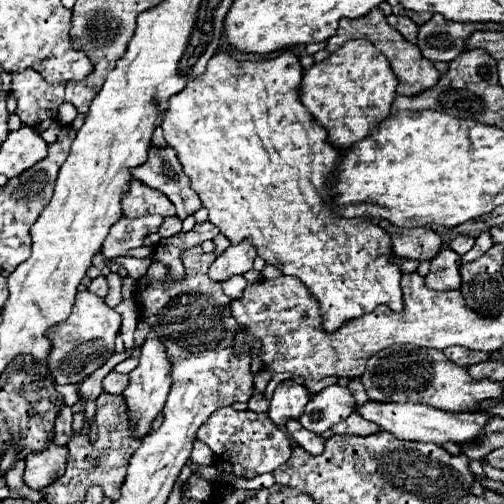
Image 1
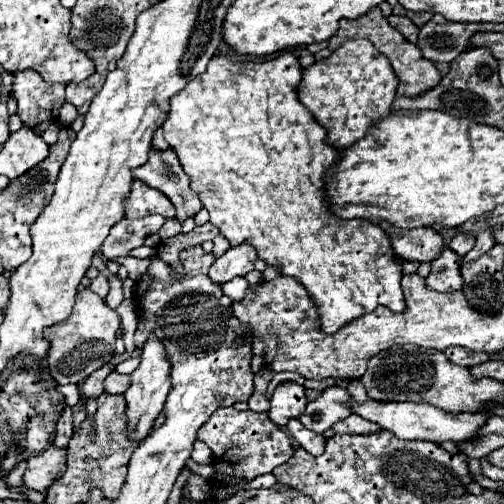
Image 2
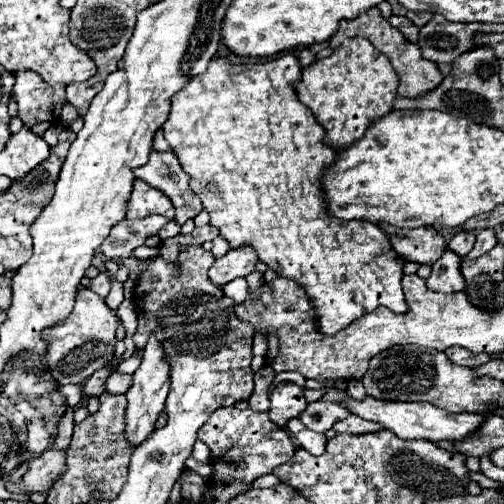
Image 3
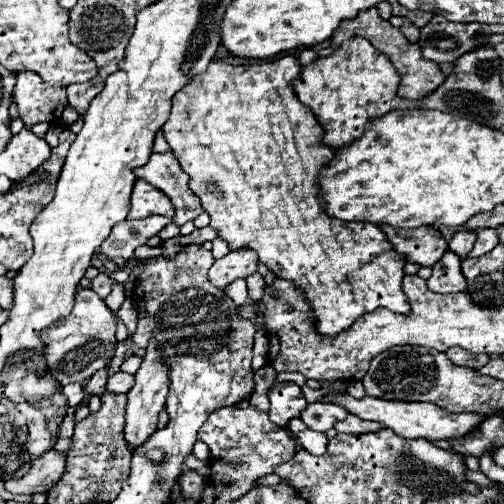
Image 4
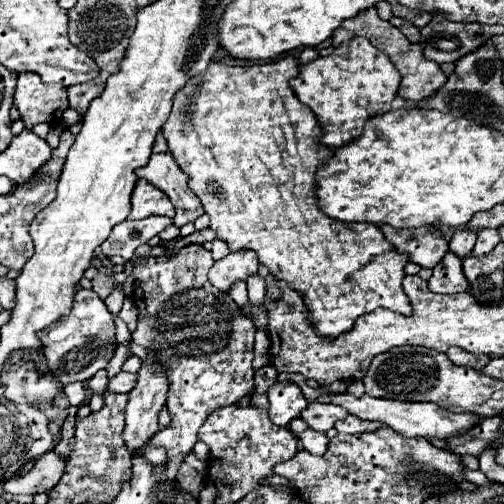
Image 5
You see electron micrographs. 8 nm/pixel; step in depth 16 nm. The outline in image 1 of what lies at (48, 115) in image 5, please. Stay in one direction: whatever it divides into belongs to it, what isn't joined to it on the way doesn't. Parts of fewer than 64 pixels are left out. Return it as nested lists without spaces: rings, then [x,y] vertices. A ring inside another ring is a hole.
[[[24,70],[12,74],[12,94],[18,100],[16,114],[26,126],[36,126],[44,120],[56,120],[58,108],[64,102],[64,84],[50,84],[46,82],[36,70]]]

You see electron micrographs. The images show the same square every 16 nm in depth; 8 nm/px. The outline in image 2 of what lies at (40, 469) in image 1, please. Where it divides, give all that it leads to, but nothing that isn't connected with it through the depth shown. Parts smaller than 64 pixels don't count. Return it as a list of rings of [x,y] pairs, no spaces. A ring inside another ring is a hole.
[[[50,446],[44,454],[28,458],[28,470],[22,478],[22,486],[14,488],[8,484],[8,490],[20,492],[22,488],[26,488],[46,492],[64,472],[66,472],[66,450]]]

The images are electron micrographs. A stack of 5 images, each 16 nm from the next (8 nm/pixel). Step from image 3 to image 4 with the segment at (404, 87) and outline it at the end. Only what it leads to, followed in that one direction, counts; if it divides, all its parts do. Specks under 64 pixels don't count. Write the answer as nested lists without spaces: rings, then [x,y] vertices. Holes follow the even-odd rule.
[[[368,8],[368,10],[360,12],[356,18],[344,20],[344,22],[340,24],[340,28],[336,30],[336,34],[332,36],[332,46],[338,48],[338,46],[342,44],[342,40],[348,40],[348,38],[352,38],[352,36],[364,36],[364,38],[370,40],[380,52],[384,52],[384,54],[390,58],[390,62],[394,64],[394,68],[400,72],[402,82],[400,82],[400,88],[398,88],[398,96],[400,96],[400,98],[408,98],[408,100],[420,100],[422,96],[426,98],[428,92],[432,94],[432,92],[446,80],[446,76],[442,74],[442,70],[438,68],[436,62],[426,60],[426,58],[422,56],[420,44],[408,42],[400,30],[394,28],[394,32],[392,32],[392,28],[394,28],[394,26],[392,26],[390,22],[386,22],[386,20],[380,18],[380,14],[378,14],[376,8]]]

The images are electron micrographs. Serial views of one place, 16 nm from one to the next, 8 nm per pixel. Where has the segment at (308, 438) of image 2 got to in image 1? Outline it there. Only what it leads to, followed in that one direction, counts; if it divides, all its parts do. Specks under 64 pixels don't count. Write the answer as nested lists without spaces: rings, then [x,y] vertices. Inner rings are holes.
[[[290,420],[286,424],[286,430],[290,432],[290,436],[296,440],[298,446],[302,446],[304,450],[308,450],[310,454],[320,454],[324,452],[324,438],[320,434],[314,434],[314,432],[308,432],[298,420]]]

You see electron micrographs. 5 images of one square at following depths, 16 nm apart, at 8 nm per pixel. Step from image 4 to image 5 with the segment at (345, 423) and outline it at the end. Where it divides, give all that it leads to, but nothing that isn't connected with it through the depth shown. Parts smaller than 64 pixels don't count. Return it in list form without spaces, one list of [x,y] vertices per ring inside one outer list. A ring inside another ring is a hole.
[[[348,416],[340,422],[334,424],[334,428],[338,432],[344,432],[344,434],[360,434],[360,432],[372,432],[372,430],[378,430],[380,424],[378,422],[368,422],[368,420],[360,420],[358,416]]]

